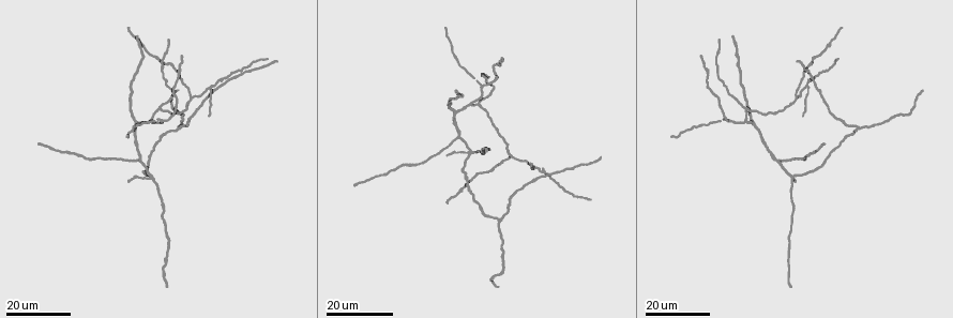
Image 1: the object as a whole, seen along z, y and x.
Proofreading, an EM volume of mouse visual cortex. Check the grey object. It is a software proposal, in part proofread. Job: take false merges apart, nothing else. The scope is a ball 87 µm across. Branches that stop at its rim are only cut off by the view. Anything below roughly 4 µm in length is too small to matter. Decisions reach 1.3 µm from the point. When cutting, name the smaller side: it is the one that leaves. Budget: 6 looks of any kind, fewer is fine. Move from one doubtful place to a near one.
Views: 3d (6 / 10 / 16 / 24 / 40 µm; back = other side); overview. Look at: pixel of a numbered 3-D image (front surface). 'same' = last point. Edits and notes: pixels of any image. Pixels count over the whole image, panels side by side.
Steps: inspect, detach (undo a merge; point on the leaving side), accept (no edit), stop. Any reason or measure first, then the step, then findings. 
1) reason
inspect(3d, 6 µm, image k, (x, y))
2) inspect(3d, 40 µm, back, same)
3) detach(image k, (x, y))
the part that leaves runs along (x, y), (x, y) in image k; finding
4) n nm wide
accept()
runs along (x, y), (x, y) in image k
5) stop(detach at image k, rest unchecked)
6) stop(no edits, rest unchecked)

three-way junction
inspect(3d, 16 µm, image 1, (213, 87))

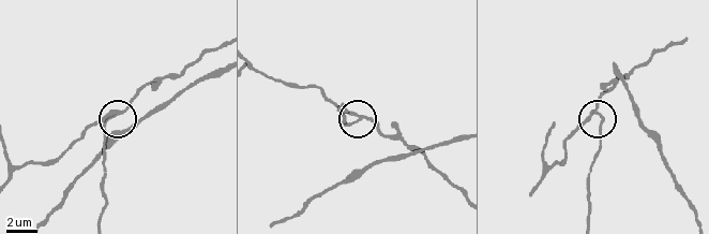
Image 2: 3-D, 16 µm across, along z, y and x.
inspect(3d, 10 µm, image 2, (599, 113))

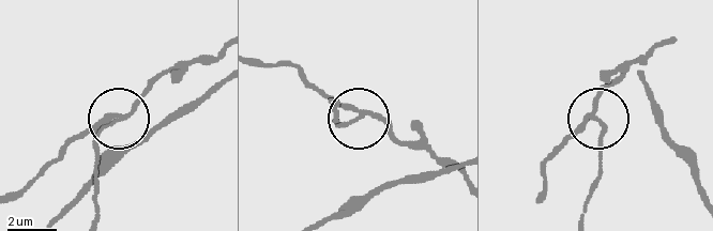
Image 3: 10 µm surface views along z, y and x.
from behind
inspect(3d, 10 µm, back, image 3, (119, 118))

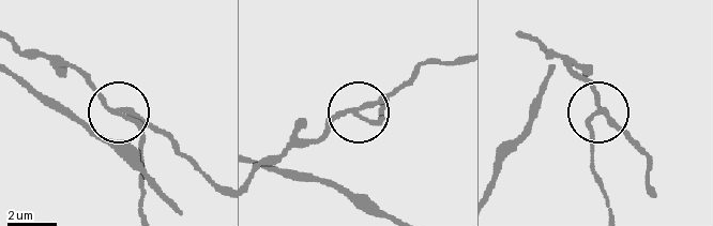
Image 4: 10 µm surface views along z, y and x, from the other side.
3 arms
detach(image 4, (141, 135))
two cells meet here

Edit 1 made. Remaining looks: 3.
three-way junction
inspect(3d, 16 µm, image 1, (859, 127))

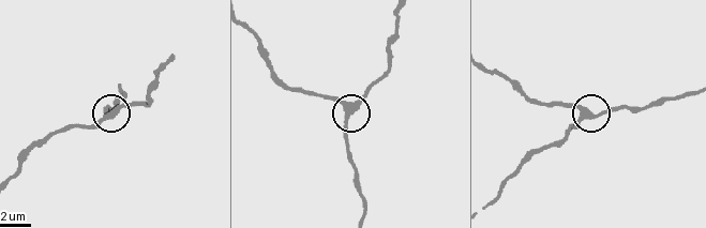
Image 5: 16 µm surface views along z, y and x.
inspect(3d, 6 µm, image 5, (350, 115))

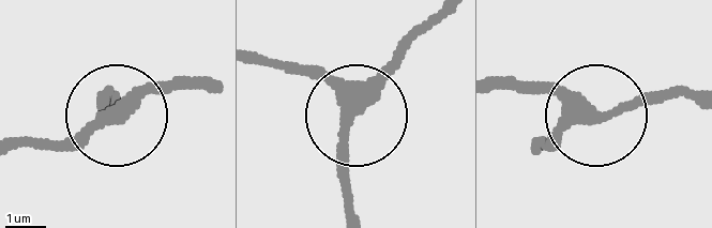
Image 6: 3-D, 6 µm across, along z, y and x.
side arm 30 µm
accept()
runs along (258, 60), (308, 66), (350, 101), (350, 213) in image 6; continuous, no second cell

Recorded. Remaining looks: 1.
stop(detach at image 4, rest unchecked)

